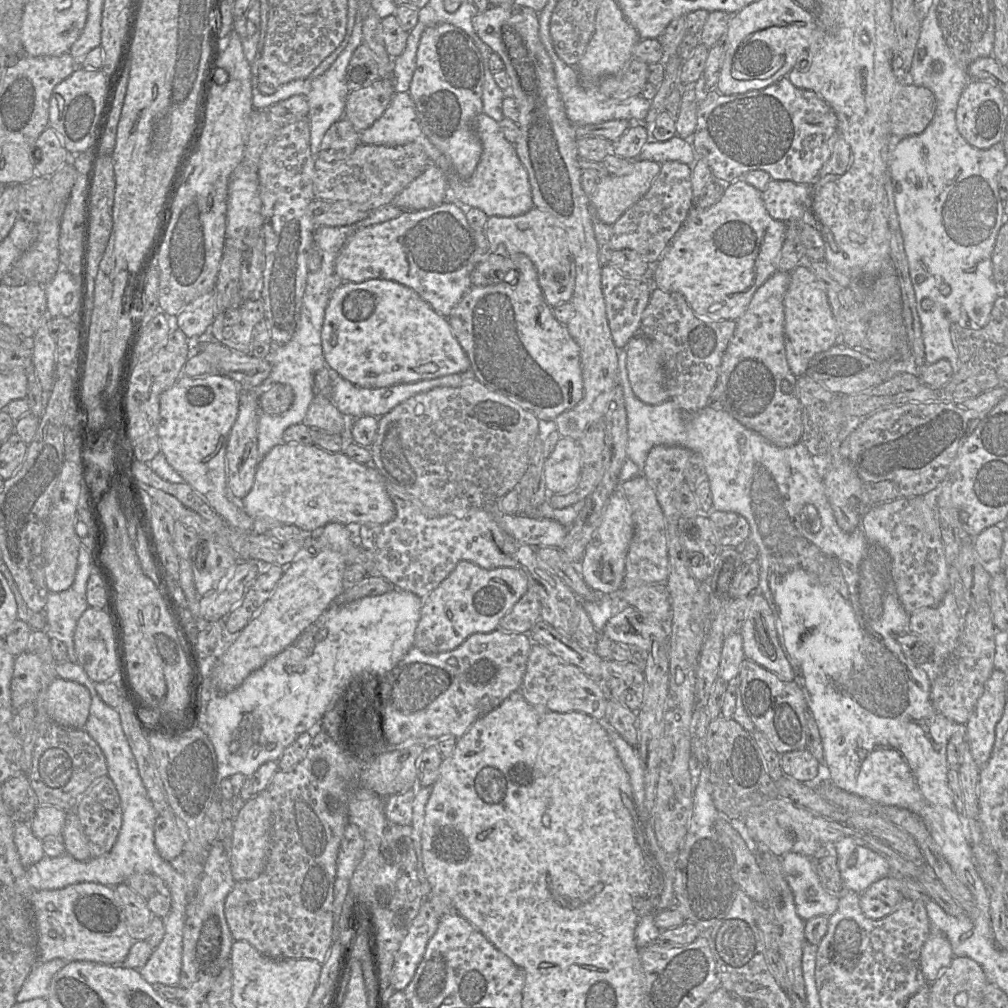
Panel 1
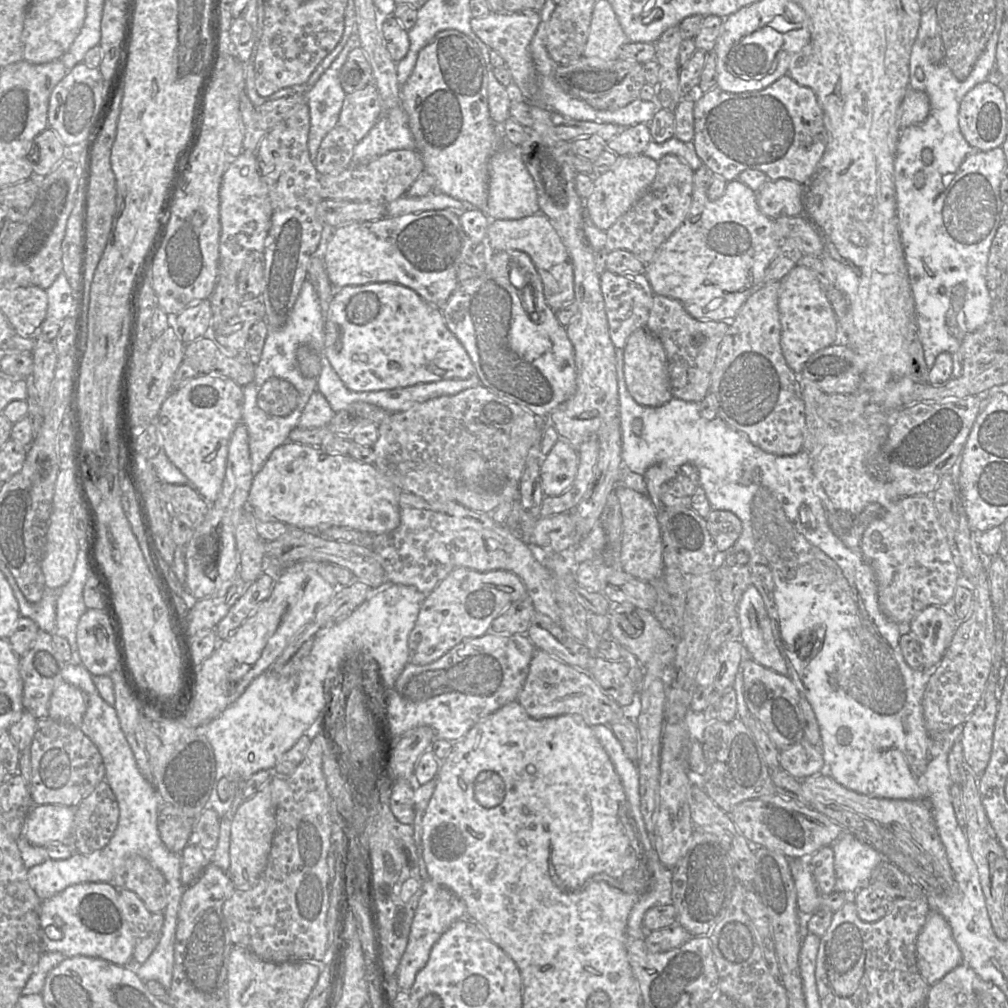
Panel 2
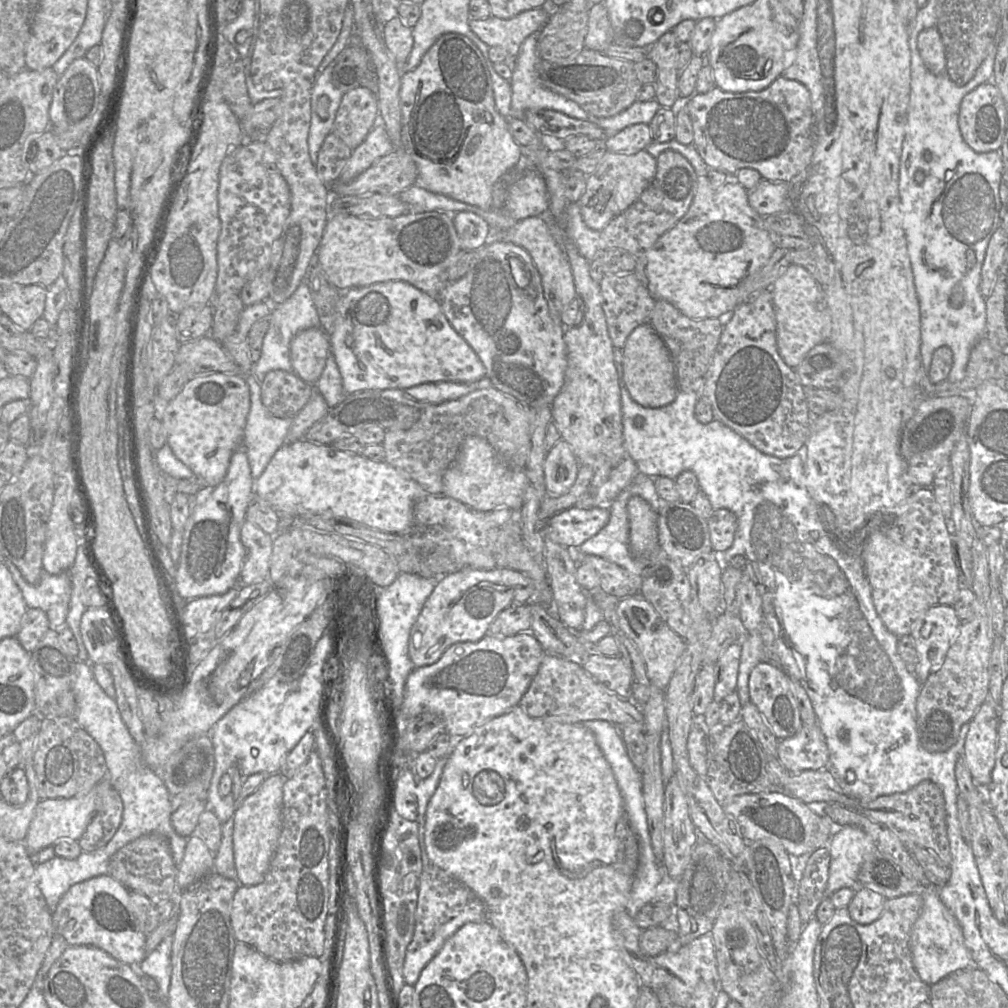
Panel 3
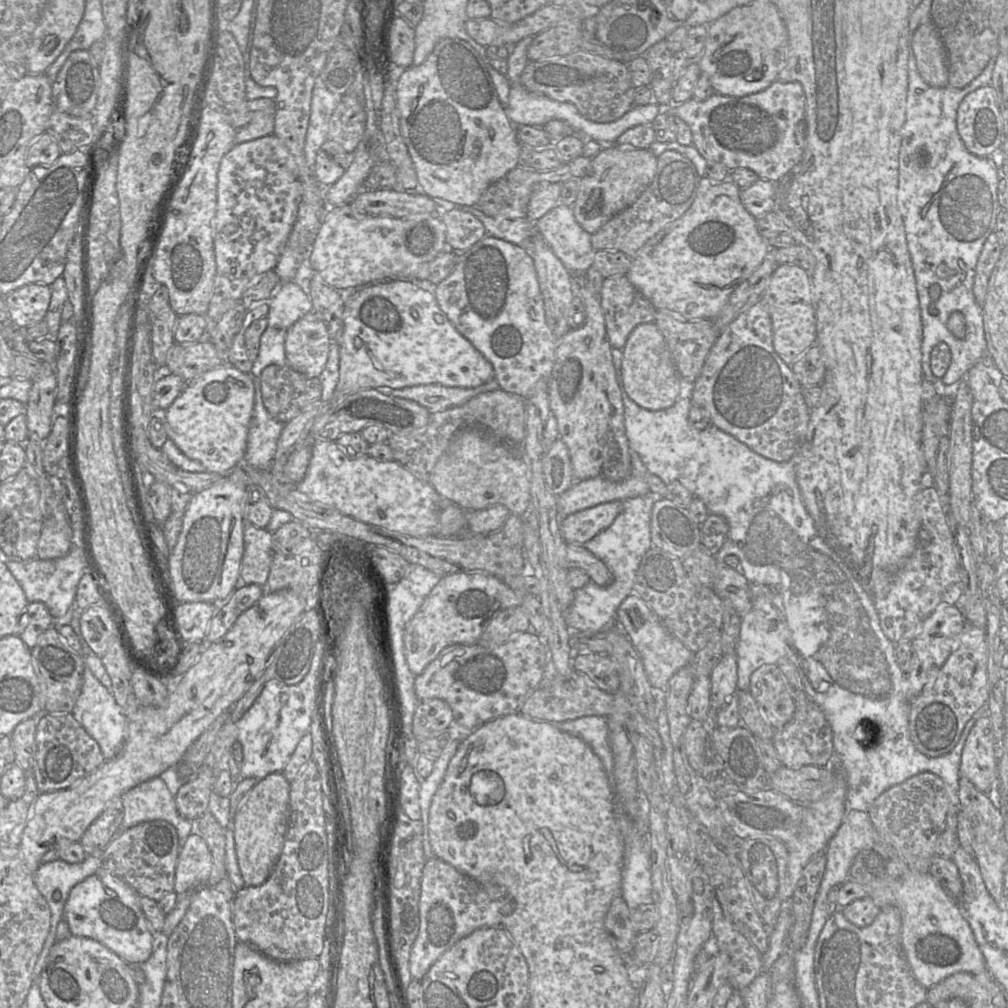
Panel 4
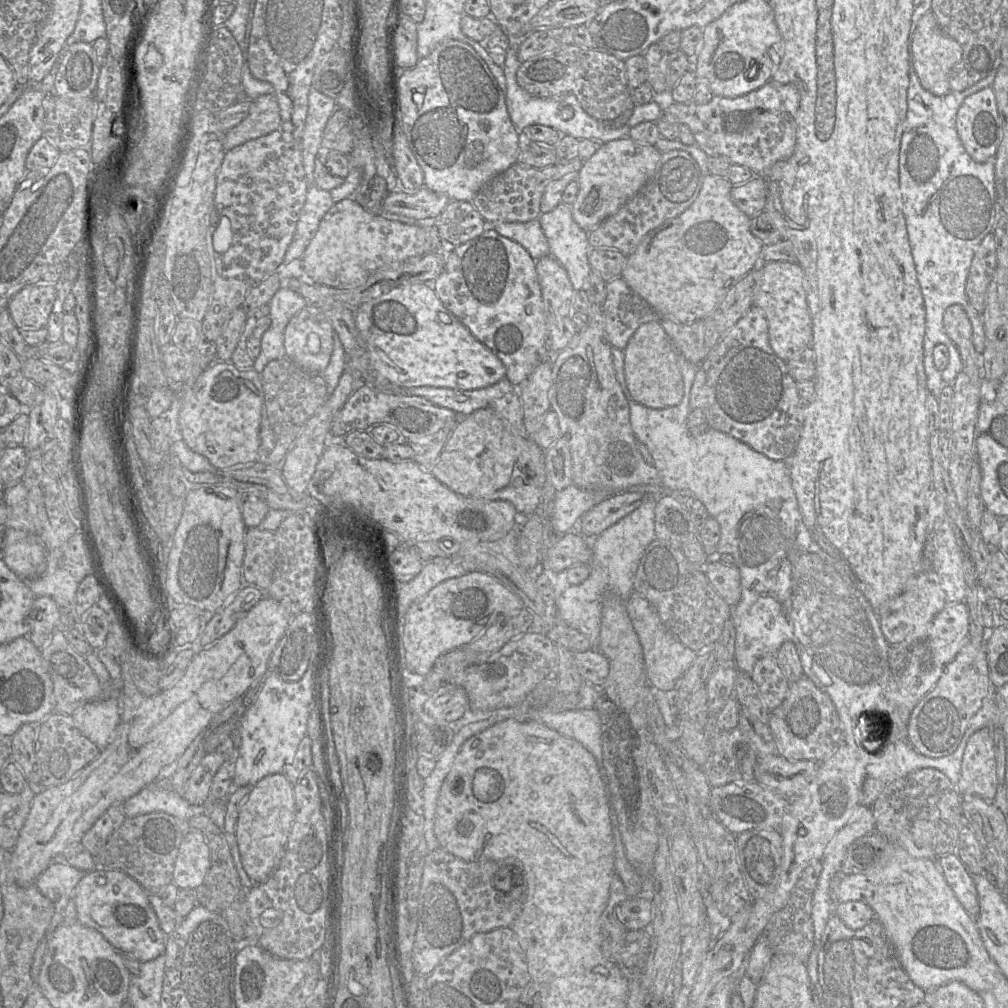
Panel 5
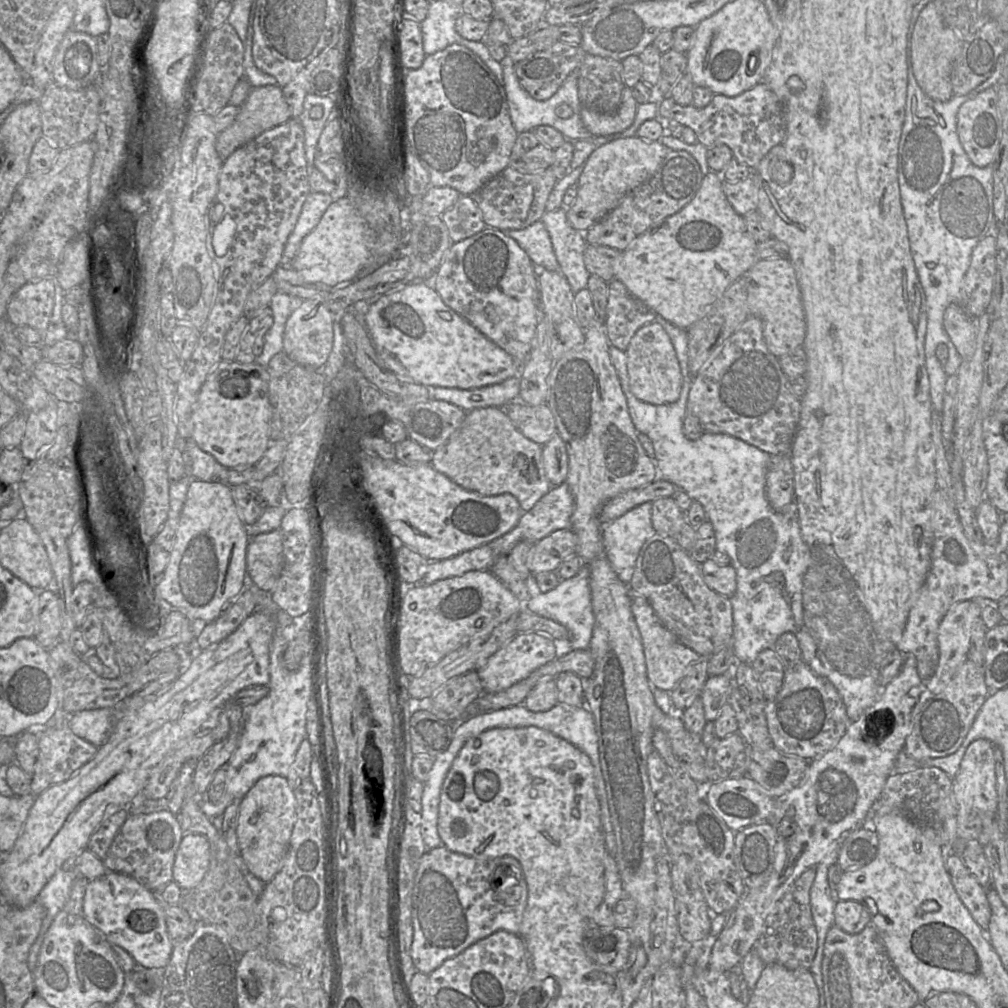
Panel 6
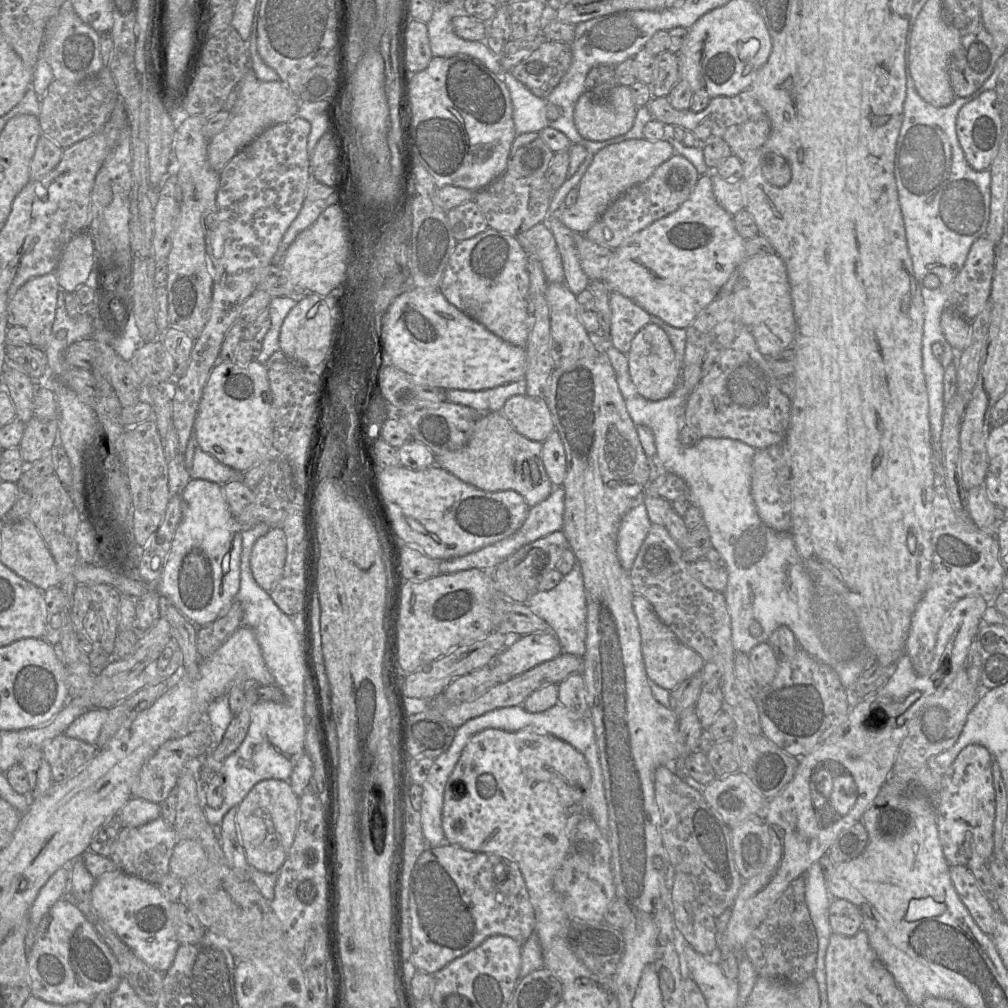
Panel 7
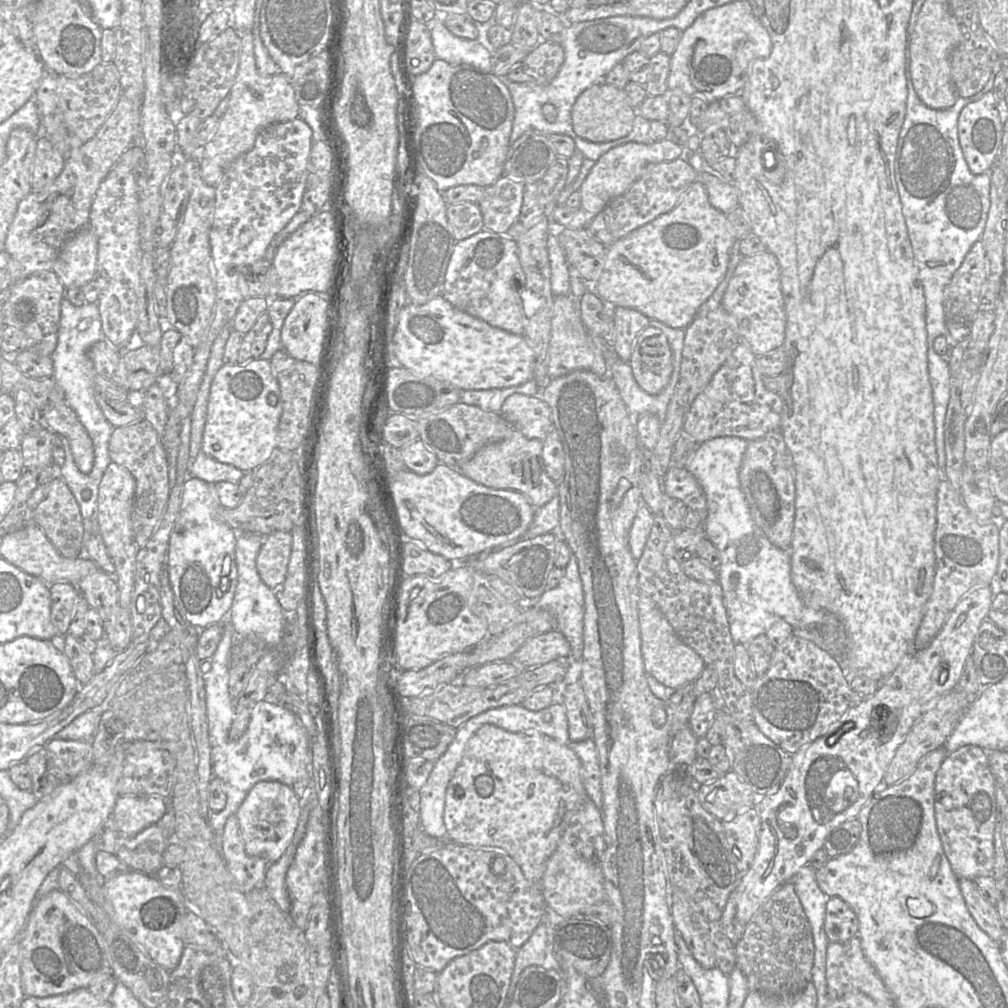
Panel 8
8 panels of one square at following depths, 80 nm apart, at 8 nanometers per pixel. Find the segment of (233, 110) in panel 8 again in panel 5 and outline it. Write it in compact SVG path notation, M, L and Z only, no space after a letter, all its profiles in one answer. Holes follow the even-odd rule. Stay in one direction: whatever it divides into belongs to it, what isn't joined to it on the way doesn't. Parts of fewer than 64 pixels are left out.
M275 93L261 95L251 101L248 116L226 132L223 147L225 151L229 151L247 141L269 134L280 129L280 122Z

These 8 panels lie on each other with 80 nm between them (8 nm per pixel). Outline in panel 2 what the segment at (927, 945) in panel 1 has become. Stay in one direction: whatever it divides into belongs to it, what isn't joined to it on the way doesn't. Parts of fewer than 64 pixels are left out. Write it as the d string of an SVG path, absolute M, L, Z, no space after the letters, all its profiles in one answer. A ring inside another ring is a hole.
M929 911L916 940L916 959L919 972L929 986L963 963L951 927L941 914Z

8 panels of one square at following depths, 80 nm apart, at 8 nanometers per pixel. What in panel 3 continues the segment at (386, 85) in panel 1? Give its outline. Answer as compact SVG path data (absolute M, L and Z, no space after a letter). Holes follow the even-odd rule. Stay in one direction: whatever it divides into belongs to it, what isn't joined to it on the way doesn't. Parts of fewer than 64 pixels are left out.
M358 87L343 95L332 133L354 150L365 140L378 121L377 95L368 88Z

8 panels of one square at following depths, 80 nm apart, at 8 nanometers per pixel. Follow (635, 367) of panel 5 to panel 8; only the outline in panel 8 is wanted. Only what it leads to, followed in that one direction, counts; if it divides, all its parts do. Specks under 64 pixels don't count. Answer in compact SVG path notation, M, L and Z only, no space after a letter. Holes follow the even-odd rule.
M647 326L634 342L629 364L639 387L647 394L659 394L672 373L672 352L666 335Z

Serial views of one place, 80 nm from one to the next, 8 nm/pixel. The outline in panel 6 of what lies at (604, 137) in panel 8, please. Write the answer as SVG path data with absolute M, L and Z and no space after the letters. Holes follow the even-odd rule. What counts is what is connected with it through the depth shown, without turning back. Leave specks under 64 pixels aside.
M624 87L618 110L612 114L603 114L582 107L580 117L584 127L597 136L608 136L623 132L635 119L638 103L633 96L632 88Z

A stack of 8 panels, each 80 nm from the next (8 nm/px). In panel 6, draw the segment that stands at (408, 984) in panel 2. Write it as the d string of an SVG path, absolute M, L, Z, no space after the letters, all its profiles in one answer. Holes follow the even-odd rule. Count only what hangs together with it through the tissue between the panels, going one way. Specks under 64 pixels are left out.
M443 845L427 850L420 859L411 897L413 939L410 954L415 968L429 975L447 959L496 931L519 935L527 899L527 883L520 863L513 857L476 859L450 851Z

